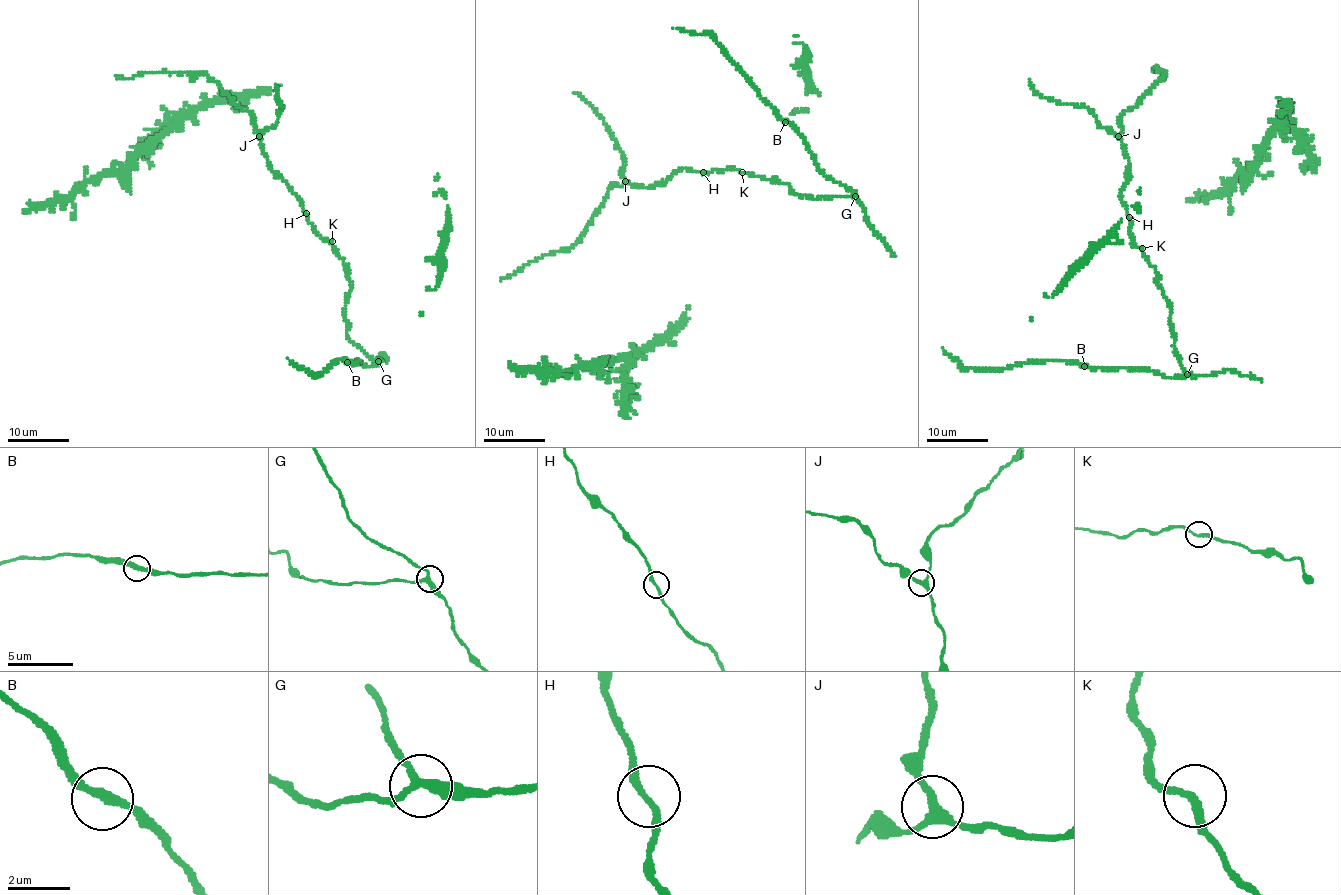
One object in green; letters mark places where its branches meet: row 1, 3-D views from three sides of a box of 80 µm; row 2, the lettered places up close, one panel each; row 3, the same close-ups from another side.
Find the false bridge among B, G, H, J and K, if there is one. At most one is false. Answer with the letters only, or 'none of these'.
none of these

